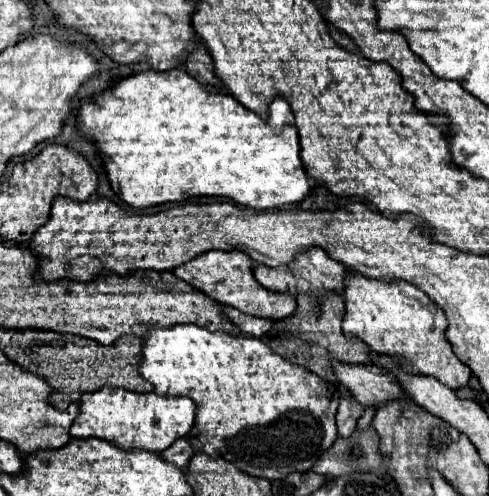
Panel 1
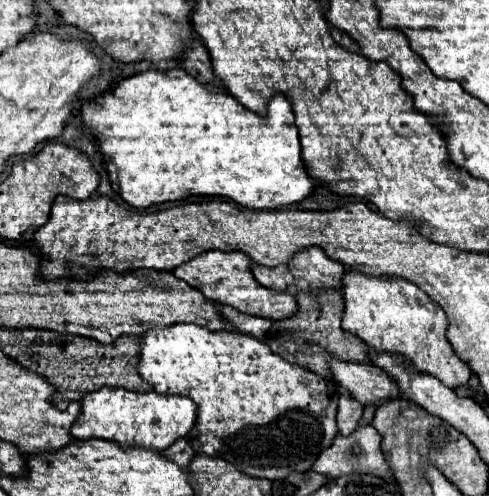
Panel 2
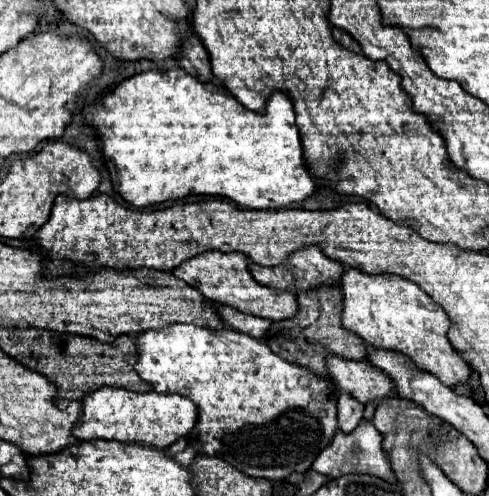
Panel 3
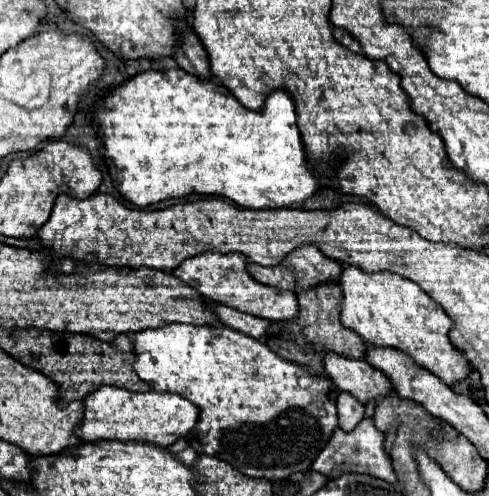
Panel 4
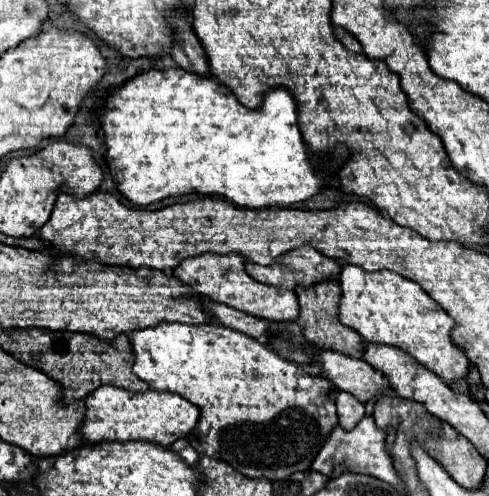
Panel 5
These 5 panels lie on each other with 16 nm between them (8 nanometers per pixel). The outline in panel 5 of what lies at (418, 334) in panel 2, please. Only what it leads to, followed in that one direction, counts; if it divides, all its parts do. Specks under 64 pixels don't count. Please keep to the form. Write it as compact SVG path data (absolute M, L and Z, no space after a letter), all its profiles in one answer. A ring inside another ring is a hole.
M344 264L342 272L340 272L340 288L342 288L340 322L344 326L356 330L364 338L364 342L396 346L396 348L412 354L412 358L416 358L418 364L422 364L430 372L438 374L446 384L452 384L460 378L466 378L470 362L464 356L462 348L458 348L450 340L450 330L454 326L454 320L450 320L450 316L440 308L440 304L436 304L418 284L414 284L412 280L408 280L396 272L372 272L370 274L366 270L362 270L360 266Z

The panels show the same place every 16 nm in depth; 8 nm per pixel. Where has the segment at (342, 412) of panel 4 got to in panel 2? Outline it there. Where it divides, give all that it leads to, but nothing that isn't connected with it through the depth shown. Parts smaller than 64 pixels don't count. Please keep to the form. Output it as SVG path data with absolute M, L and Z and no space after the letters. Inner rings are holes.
M346 394L340 396L336 420L338 420L338 432L342 436L350 436L356 430L358 420L362 418L362 410L364 408L352 396L346 396Z

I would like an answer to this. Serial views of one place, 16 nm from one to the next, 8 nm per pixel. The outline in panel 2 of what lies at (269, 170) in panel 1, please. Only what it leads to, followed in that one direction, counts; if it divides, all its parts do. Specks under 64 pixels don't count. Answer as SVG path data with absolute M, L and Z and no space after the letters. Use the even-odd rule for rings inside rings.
M178 66L164 72L146 70L120 80L112 90L102 92L92 102L84 102L80 118L82 130L100 146L114 192L134 208L176 202L188 196L220 196L244 208L276 210L302 202L312 192L312 180L300 158L298 128L286 96L272 98L268 116L260 118L224 88L200 84Z

